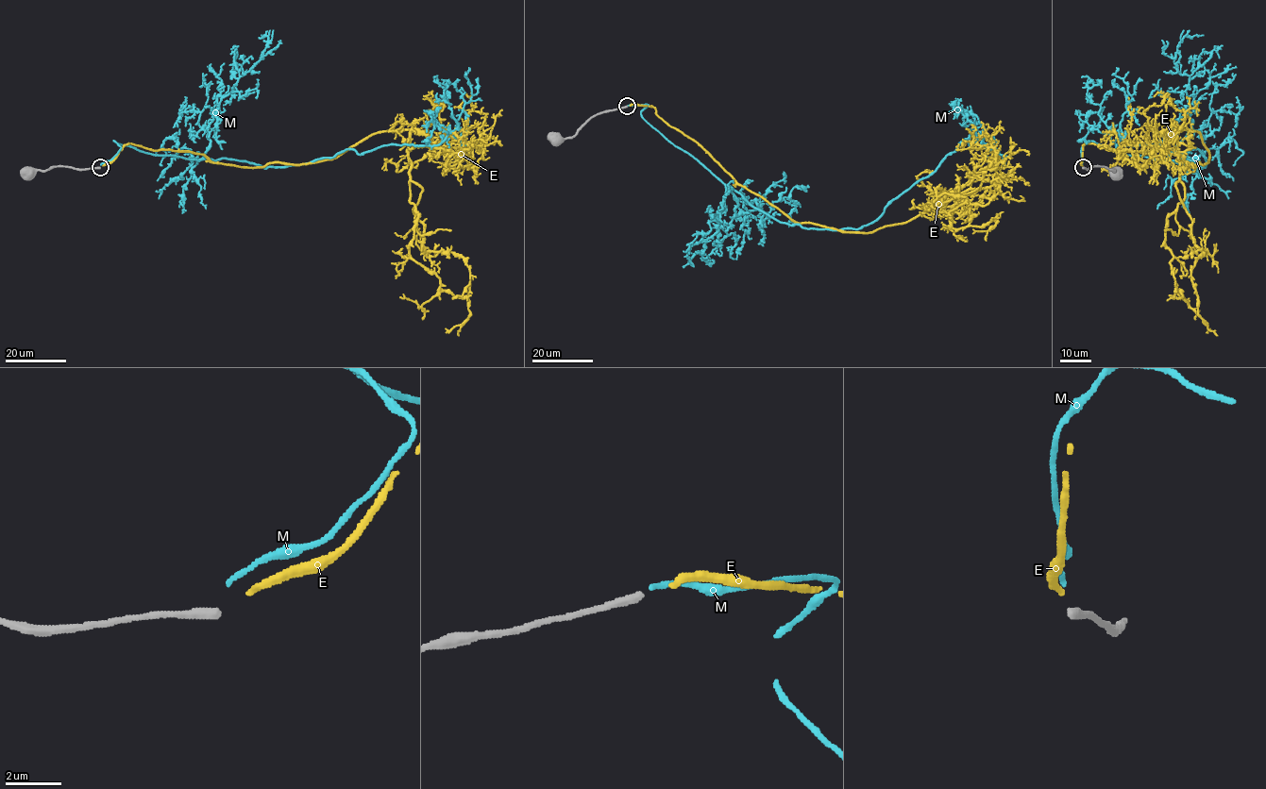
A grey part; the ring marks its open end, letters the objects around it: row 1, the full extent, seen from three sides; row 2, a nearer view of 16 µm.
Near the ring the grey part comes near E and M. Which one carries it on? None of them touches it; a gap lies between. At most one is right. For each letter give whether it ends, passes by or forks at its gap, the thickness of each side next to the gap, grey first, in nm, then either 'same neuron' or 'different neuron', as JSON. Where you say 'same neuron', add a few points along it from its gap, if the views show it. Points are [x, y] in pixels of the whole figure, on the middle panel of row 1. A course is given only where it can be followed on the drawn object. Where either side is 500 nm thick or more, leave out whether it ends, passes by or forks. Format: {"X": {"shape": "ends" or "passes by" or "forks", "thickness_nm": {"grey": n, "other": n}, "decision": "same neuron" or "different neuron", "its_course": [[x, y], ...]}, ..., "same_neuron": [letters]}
{"E": {"shape": "ends", "thickness_nm": {"grey": 320, "other": 240}, "decision": "same neuron", "its_course": [[630, 105], [650, 106], [796, 222], [869, 233], [937, 198], [953, 228], [998, 214], [972, 233]]}, "M": {"shape": "ends", "thickness_nm": {"grey": 320, "other": 180}, "decision": "different neuron"}, "same_neuron": ["E"]}

